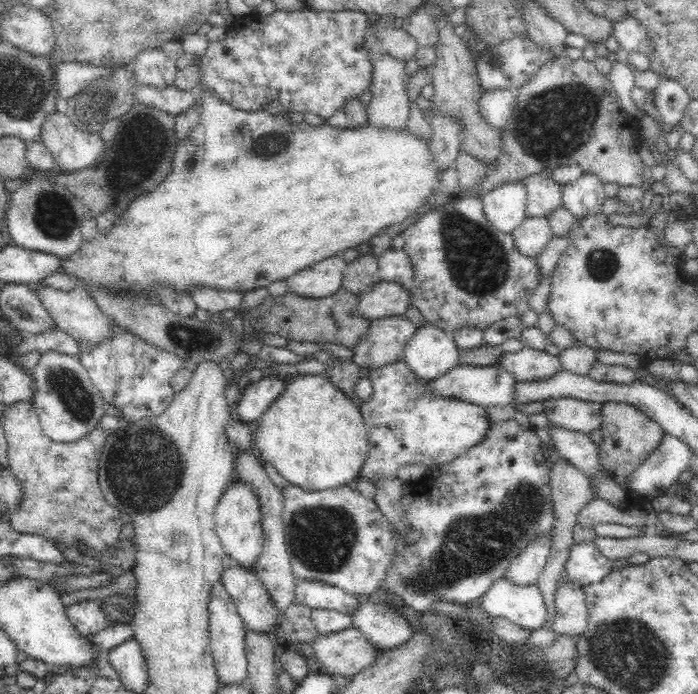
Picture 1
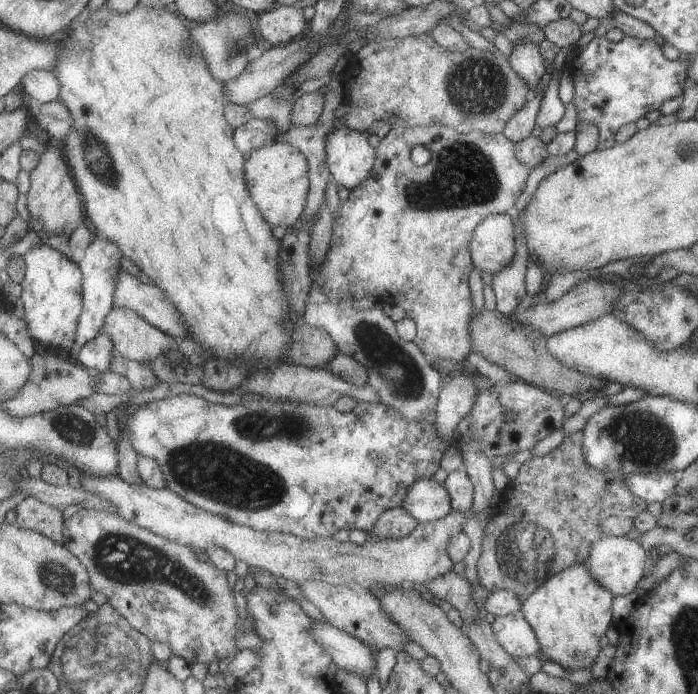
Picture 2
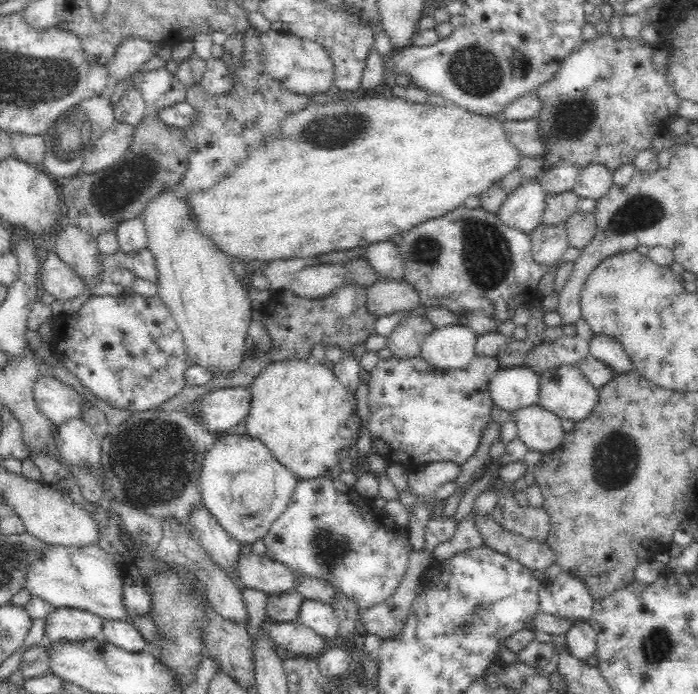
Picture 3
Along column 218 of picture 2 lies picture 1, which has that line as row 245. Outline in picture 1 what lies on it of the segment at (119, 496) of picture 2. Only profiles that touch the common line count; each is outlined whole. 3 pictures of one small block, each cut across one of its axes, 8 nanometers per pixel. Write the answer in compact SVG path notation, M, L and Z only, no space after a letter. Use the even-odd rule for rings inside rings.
M546 217L527 218L512 233L515 247L524 255L536 257L555 237Z

